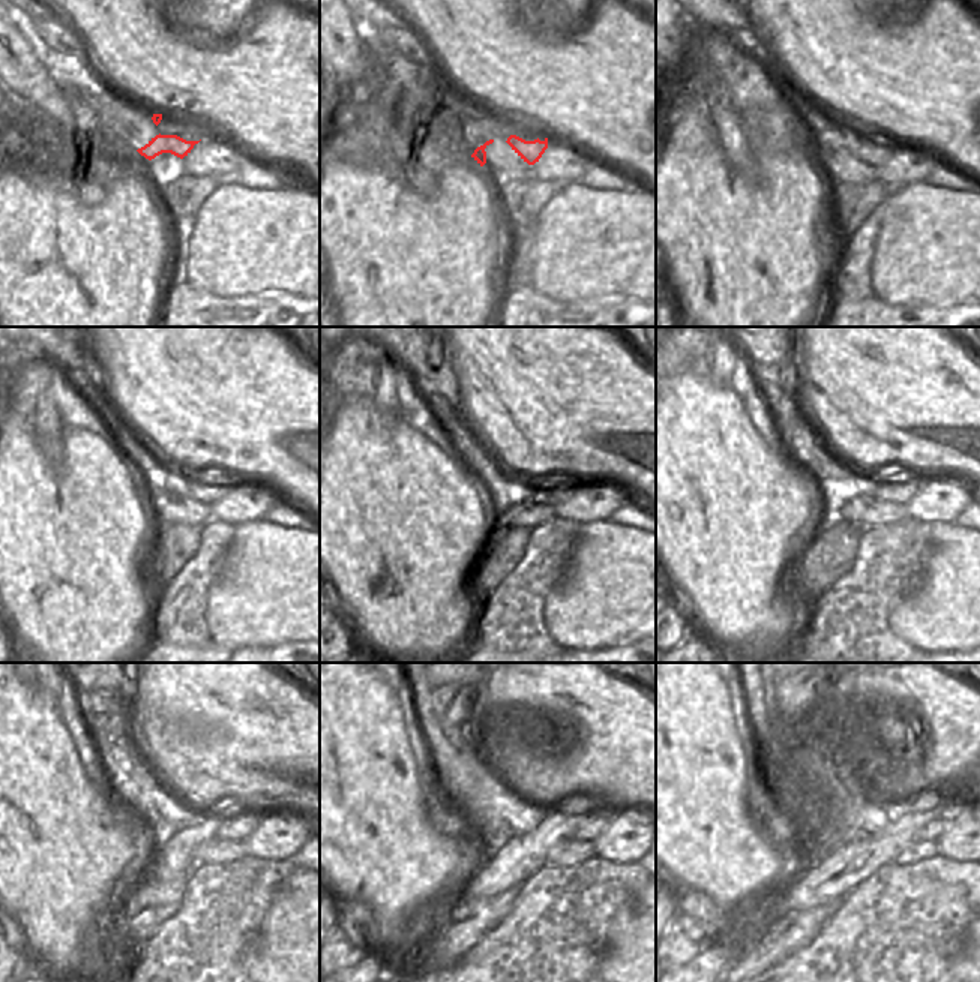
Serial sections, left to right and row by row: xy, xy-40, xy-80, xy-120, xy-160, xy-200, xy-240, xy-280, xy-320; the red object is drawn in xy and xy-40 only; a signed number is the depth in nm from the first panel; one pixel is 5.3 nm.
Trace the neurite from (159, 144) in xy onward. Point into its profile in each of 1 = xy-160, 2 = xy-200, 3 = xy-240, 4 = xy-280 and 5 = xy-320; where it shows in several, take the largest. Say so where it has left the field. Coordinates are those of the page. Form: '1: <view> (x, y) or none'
1: xy-160 (551, 493)
2: xy-200 (893, 490)
3: xy-240 (239, 825)
4: xy-280 (587, 831)
5: xy-320 (929, 832)

